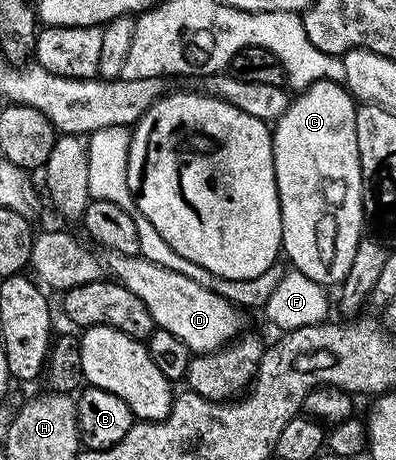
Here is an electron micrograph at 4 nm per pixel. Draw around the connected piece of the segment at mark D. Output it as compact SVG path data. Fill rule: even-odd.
M110 253L105 264L123 286L143 301L154 325L183 340L190 353L204 354L228 346L242 333L242 311L191 278L156 265L140 255Z

